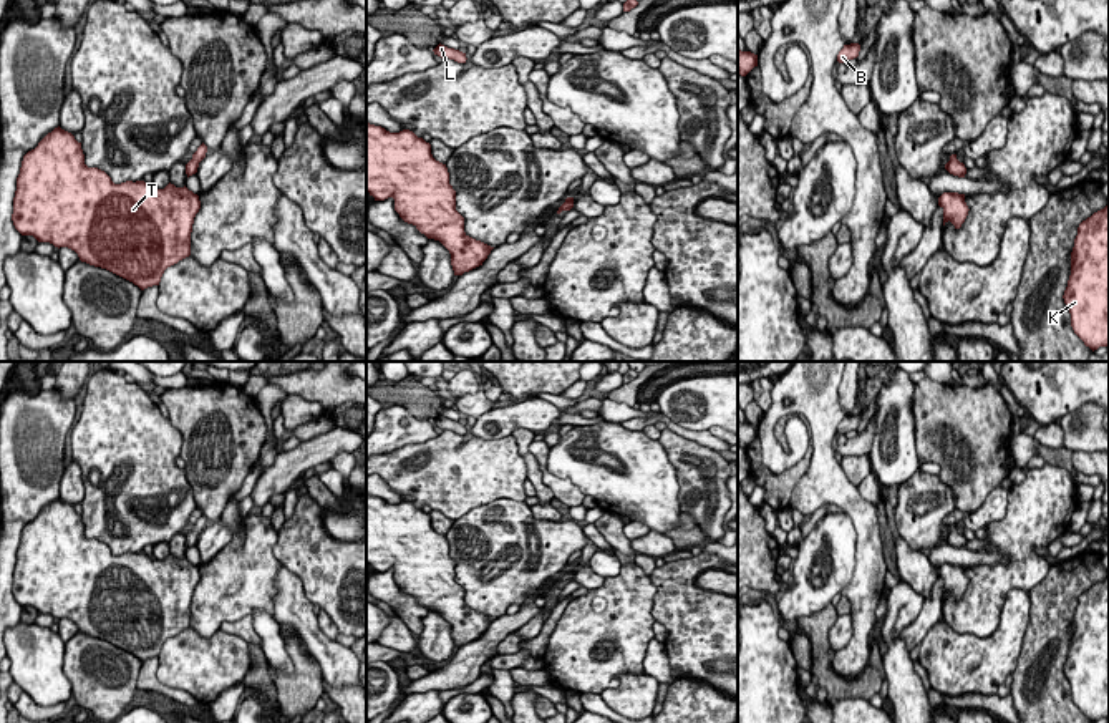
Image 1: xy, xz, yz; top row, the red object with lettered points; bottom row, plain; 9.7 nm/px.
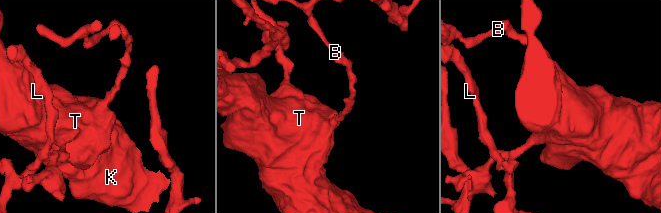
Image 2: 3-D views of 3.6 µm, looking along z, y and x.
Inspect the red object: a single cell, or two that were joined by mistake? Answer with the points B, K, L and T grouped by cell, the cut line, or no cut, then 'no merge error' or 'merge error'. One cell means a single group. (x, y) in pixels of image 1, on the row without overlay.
groups B L / K T; cut xy (199, 533), (193, 531), (189, 534); merge error

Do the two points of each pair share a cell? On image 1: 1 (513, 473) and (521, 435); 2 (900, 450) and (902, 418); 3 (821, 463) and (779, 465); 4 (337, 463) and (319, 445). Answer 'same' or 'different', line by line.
1: different
2: same
3: same
4: different

